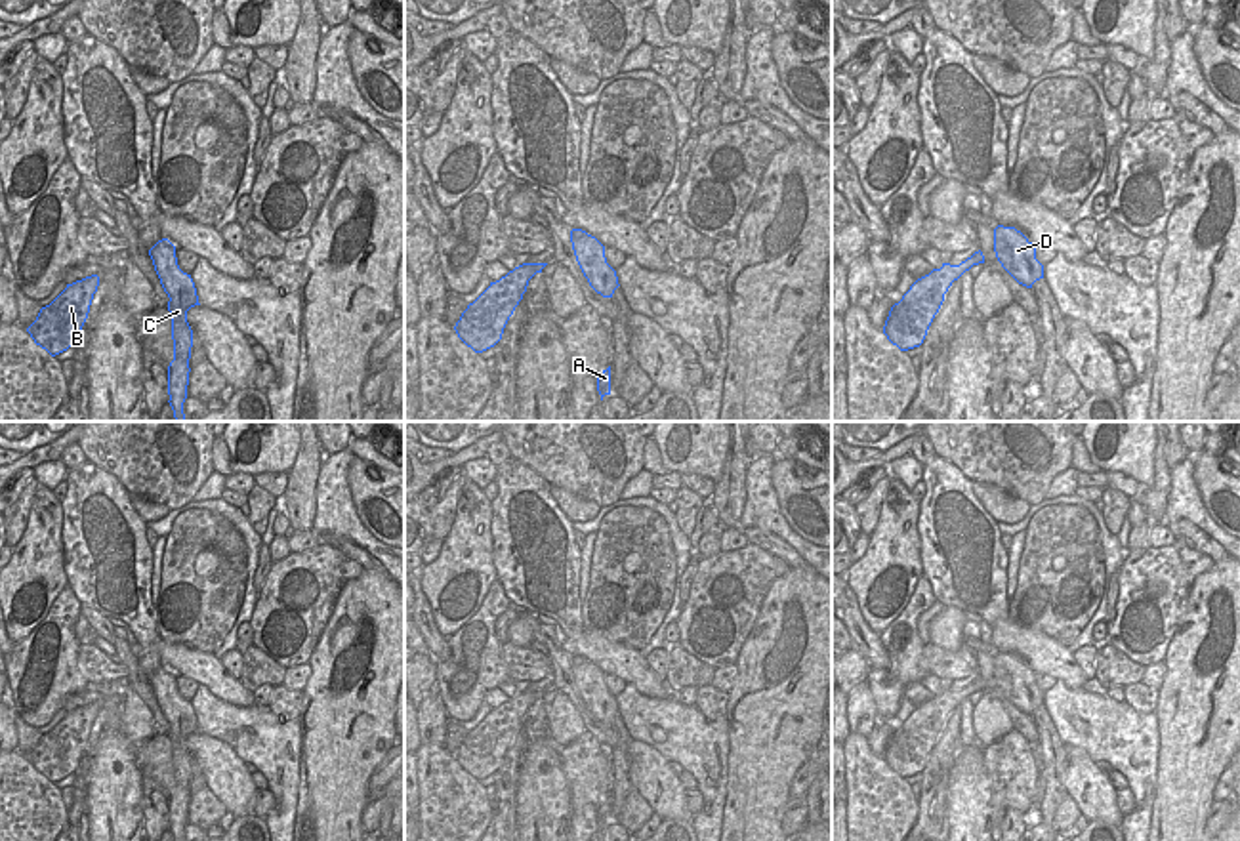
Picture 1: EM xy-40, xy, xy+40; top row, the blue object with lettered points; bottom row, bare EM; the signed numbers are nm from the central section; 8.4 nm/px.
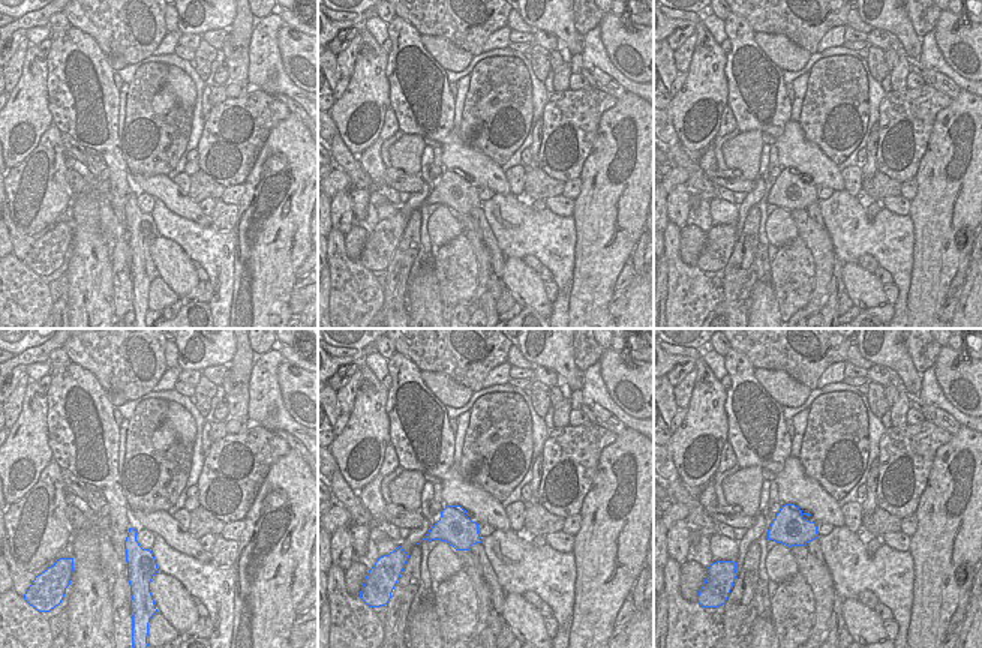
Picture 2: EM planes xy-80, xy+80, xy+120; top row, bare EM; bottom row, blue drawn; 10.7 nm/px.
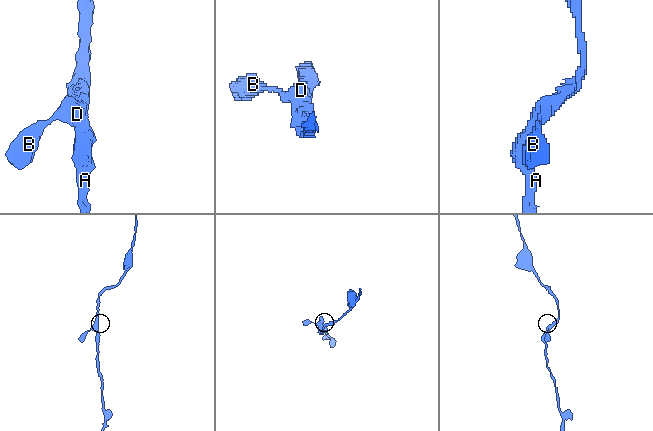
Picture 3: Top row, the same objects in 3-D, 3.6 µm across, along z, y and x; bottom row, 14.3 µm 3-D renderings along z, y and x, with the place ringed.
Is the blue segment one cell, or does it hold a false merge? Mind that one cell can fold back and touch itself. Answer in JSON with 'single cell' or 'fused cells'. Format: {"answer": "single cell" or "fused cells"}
{"answer": "single cell"}

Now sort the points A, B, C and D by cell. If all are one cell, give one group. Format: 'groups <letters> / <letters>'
groups A B C D

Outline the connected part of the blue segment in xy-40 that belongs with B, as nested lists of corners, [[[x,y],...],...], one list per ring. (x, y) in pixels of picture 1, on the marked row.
[[[97,275],[67,284],[50,305],[40,309],[36,320],[27,328],[34,343],[52,357],[72,347],[88,318],[97,286]]]

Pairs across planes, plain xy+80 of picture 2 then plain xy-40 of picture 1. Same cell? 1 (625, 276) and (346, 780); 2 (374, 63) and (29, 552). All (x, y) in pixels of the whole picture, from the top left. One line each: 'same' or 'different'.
1: different
2: same

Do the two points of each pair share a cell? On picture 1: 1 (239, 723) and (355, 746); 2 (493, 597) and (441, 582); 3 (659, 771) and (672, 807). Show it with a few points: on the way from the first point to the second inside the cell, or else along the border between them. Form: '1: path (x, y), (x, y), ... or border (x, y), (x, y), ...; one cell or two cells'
1: border (298, 717), (300, 780); two cells
2: border (495, 578), (481, 605), (456, 630); two cells
3: path (661, 780), (666, 798); one cell

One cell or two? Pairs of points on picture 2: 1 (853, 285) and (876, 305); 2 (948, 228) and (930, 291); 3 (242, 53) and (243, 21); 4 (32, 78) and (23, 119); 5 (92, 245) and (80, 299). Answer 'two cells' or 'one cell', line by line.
1: one cell
2: one cell
3: one cell
4: one cell
5: one cell

